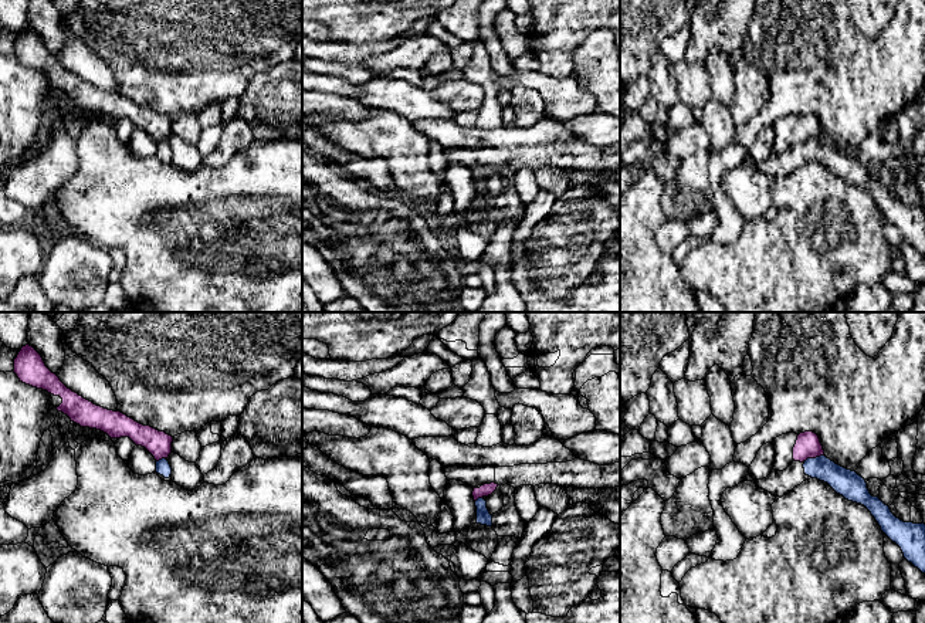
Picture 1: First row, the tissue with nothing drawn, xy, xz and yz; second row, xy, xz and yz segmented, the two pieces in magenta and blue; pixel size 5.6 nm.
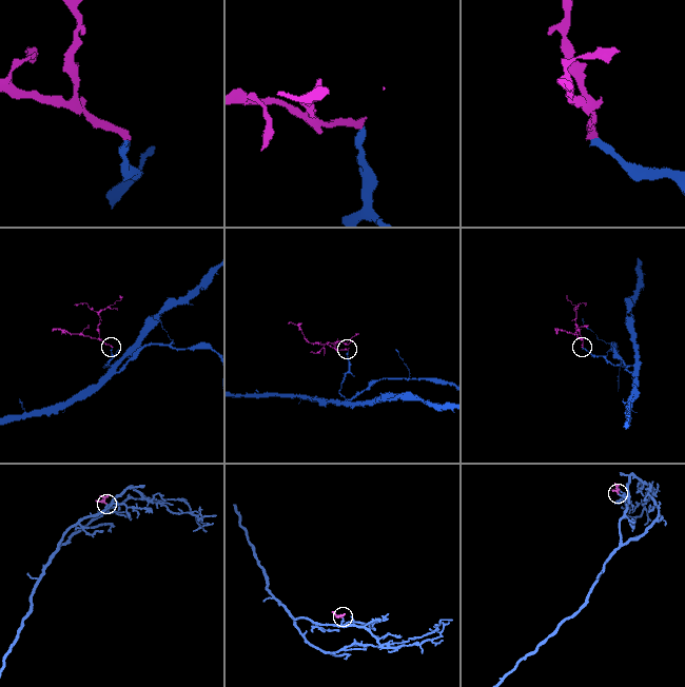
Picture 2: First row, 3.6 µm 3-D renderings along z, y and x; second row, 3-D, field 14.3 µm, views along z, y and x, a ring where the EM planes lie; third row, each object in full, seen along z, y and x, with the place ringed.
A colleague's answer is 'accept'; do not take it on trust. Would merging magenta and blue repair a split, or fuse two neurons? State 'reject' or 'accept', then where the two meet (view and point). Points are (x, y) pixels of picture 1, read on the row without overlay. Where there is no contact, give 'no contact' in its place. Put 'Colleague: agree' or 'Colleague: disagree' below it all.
reject; contact yz (813, 139)
Colleague: disagree

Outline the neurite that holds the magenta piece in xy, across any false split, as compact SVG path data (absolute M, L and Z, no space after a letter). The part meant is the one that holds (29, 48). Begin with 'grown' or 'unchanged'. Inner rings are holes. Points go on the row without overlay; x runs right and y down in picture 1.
grown; M28 26L14 41L13 53L20 64L50 75L51 87L81 109L96 111L111 121L129 119L145 129L156 143L172 135L173 119L150 108L143 108L126 97L104 91L68 71L44 45L41 37Z

